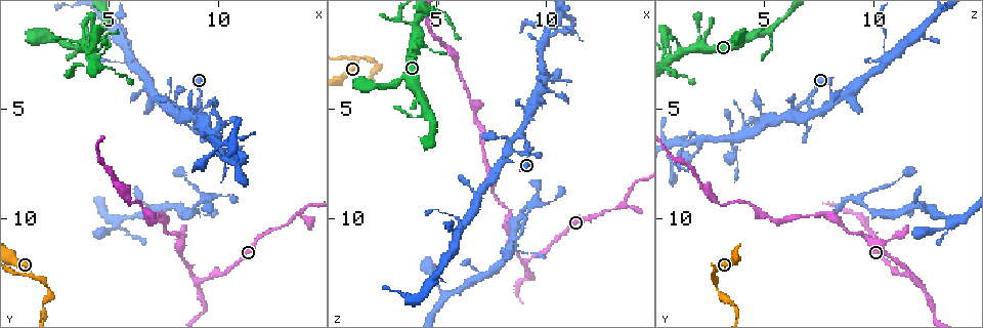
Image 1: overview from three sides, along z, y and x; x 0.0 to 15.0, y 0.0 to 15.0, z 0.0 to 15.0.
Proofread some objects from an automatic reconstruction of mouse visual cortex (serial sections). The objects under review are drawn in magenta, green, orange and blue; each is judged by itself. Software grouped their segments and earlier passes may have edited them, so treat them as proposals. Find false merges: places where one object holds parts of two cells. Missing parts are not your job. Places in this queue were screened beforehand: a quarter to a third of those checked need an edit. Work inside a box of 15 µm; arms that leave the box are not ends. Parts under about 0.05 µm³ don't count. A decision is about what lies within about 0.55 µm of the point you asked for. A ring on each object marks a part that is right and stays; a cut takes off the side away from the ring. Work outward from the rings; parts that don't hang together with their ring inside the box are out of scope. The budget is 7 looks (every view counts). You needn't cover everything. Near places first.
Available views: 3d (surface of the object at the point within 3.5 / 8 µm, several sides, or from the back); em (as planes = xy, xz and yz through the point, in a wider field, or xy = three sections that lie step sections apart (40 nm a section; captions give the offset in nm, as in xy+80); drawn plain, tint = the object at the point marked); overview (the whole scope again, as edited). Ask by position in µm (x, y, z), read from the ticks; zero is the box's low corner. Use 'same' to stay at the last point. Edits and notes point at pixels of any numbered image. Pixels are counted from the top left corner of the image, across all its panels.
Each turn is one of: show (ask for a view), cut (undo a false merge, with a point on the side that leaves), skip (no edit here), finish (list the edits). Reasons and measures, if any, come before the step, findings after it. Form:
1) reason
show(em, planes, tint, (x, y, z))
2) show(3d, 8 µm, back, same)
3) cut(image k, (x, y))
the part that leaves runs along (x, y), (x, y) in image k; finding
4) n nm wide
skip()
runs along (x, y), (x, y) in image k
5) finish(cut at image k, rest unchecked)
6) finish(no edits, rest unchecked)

looks like a crossing
show(3d, 3.5 µm, back, (8.8, 5.1, 6.2))

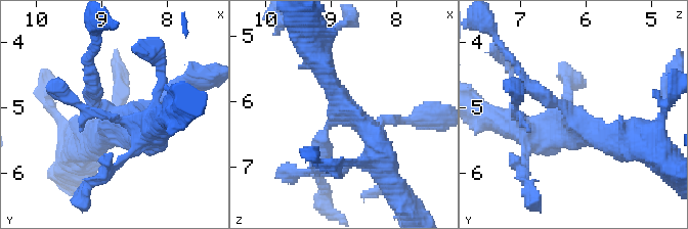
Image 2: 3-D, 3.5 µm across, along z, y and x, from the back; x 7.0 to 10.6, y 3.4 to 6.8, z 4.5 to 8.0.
4 arms; arms of 150, 200, 300, 400 nm
show(em, xy, step 5, tint, (8.85, 5.15, 6.20))

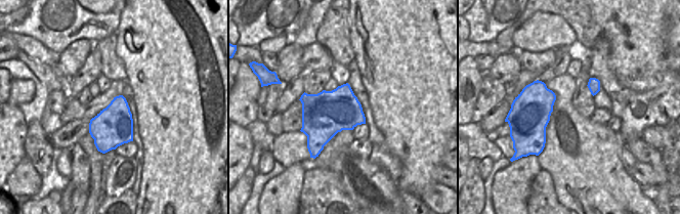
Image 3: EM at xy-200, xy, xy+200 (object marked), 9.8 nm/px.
440 nm wide
skip()
runs along (91, 80), (108, 115), (152, 131) in image 2; all the same cell

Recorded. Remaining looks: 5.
abrupt turn
show(3d, 3.5 µm, back, (10.3, 7.2, 3.7))

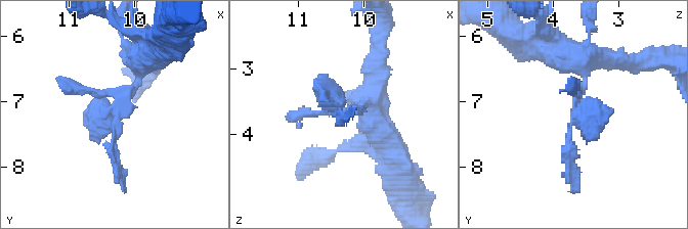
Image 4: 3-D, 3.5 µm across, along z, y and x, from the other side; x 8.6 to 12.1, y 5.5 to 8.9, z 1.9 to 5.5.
show(em, planes, tint, (10.30, 7.15, 3.60))

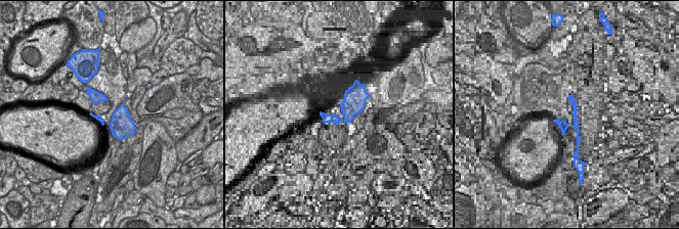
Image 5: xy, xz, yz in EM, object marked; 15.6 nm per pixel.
360 nm wide
skip()
runs along (142, 59), (121, 112), (89, 109) in image 4; all the same cell

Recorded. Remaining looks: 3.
a fork
show(3d, 3.5 µm, (6.0, 2.7, 10.5))

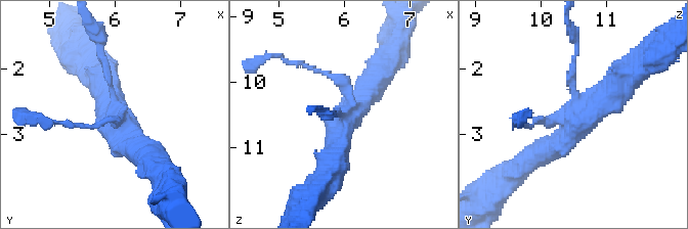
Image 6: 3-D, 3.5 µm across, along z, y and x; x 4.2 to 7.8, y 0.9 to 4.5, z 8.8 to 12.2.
now the EM
show(em, xy, step 2, tint, (6.00, 2.85, 10.65))

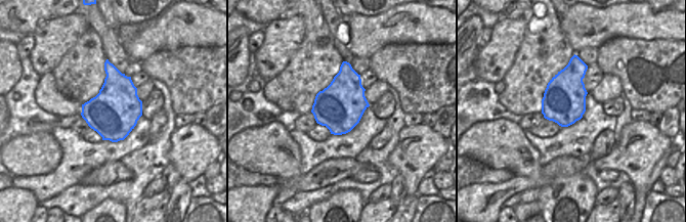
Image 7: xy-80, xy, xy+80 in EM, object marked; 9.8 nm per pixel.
show(em, xy, step 1, tint, same)

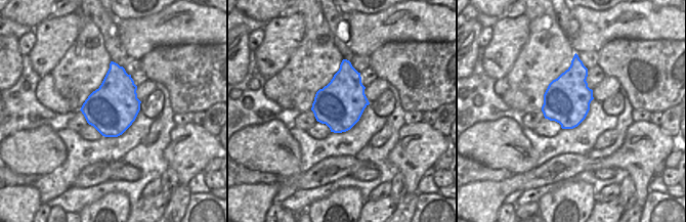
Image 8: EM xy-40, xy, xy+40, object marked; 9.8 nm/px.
cut(image 6, (102, 42))
the part that leaves runs along (573, 90), (575, 43), (570, 27) in image 6; a second cell is stuck on

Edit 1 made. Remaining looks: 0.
finish(cut at image 6, rest unchecked)

